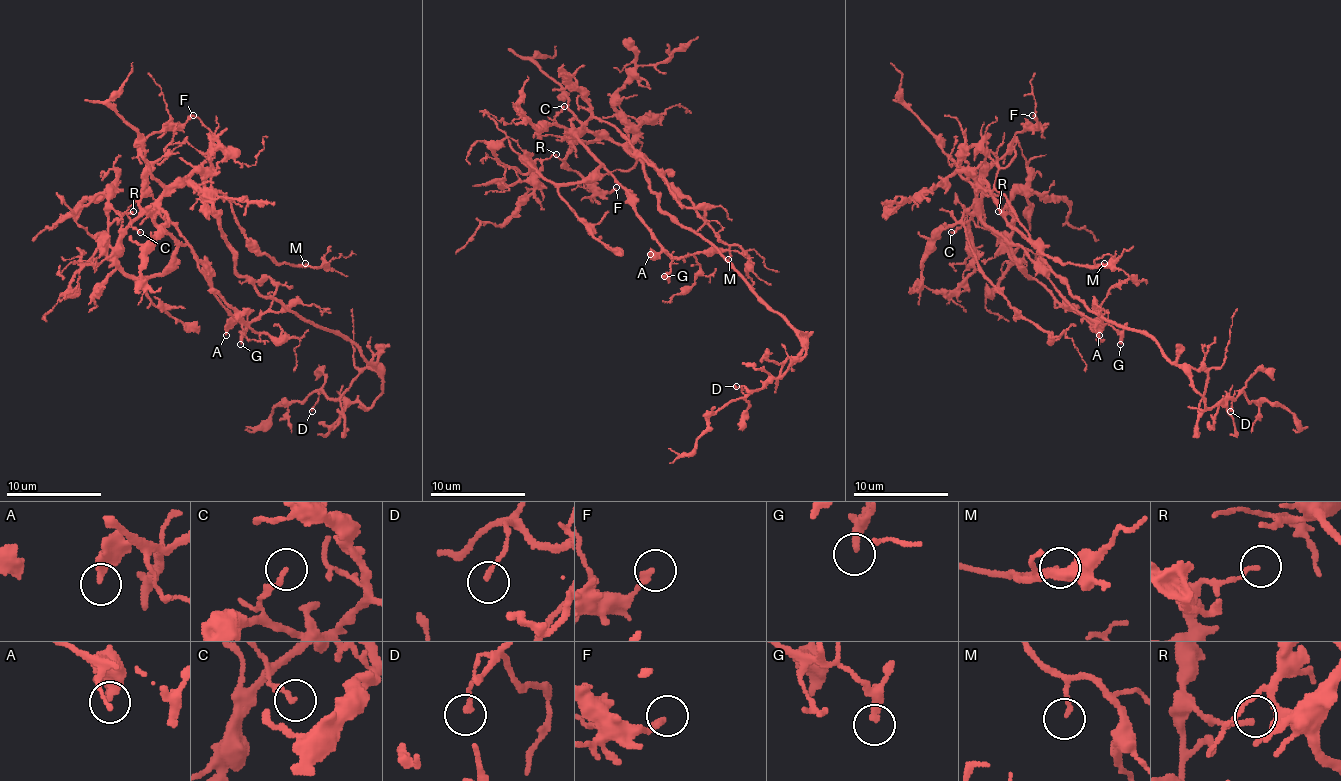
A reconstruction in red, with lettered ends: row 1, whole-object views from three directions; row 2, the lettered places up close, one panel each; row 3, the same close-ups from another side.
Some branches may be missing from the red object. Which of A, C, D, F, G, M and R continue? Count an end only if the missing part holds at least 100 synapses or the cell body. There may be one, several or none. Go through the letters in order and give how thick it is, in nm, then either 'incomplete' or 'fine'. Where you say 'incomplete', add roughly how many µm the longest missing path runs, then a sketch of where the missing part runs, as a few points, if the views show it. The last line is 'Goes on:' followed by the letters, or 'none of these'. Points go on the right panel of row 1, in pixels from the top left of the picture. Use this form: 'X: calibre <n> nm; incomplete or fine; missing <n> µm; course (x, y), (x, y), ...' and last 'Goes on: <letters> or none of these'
A: calibre 280 nm; fine
C: calibre 180 nm; fine
D: calibre 160 nm; fine
F: calibre 190 nm; fine
G: calibre 280 nm; fine
M: calibre 130 nm; fine
R: calibre 160 nm; fine
Goes on: none of these

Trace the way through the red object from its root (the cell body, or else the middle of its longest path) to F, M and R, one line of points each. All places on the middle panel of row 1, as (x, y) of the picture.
F: (659, 207), (645, 166), (626, 149), (590, 132), (564, 137), (573, 171), (602, 190), (616, 187)
M: (659, 207), (645, 166), (628, 147), (640, 152), (693, 204), (728, 247), (728, 259)
R: (659, 207), (645, 166), (618, 144), (583, 132), (599, 164), (575, 183), (530, 168), (556, 154)

